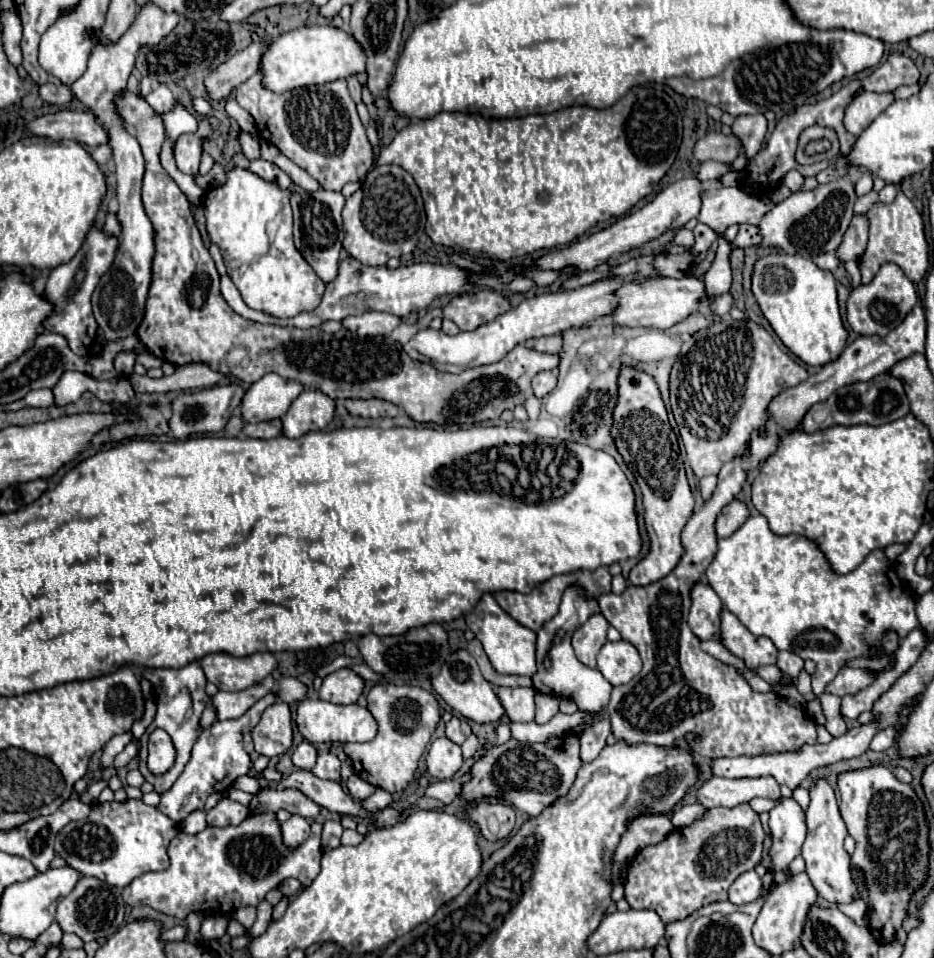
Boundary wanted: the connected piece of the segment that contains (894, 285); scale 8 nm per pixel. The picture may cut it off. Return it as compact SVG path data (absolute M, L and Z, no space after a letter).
M883 264L871 284L861 284L849 294L847 300L847 322L853 332L861 336L885 336L893 328L897 328L909 310L917 304L917 294L913 282L903 274L903 270L895 264Z

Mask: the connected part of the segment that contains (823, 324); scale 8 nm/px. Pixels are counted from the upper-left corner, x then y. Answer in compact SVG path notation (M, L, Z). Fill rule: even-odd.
M769 254L753 264L751 292L773 332L805 364L823 366L839 358L847 342L847 330L841 322L835 278L829 270L821 270L801 256Z

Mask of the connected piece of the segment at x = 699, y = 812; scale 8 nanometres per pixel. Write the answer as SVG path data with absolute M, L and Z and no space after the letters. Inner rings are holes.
M693 804L693 806L683 806L679 810L673 812L673 818L671 822L675 824L675 828L685 828L685 826L691 826L693 822L701 820L705 814L705 808L701 804Z

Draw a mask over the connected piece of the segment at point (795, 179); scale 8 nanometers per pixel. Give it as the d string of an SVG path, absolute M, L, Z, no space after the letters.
M789 170L789 174L785 174L785 178L781 180L781 184L785 184L791 192L797 192L801 188L803 180L805 178L799 174L799 170Z

